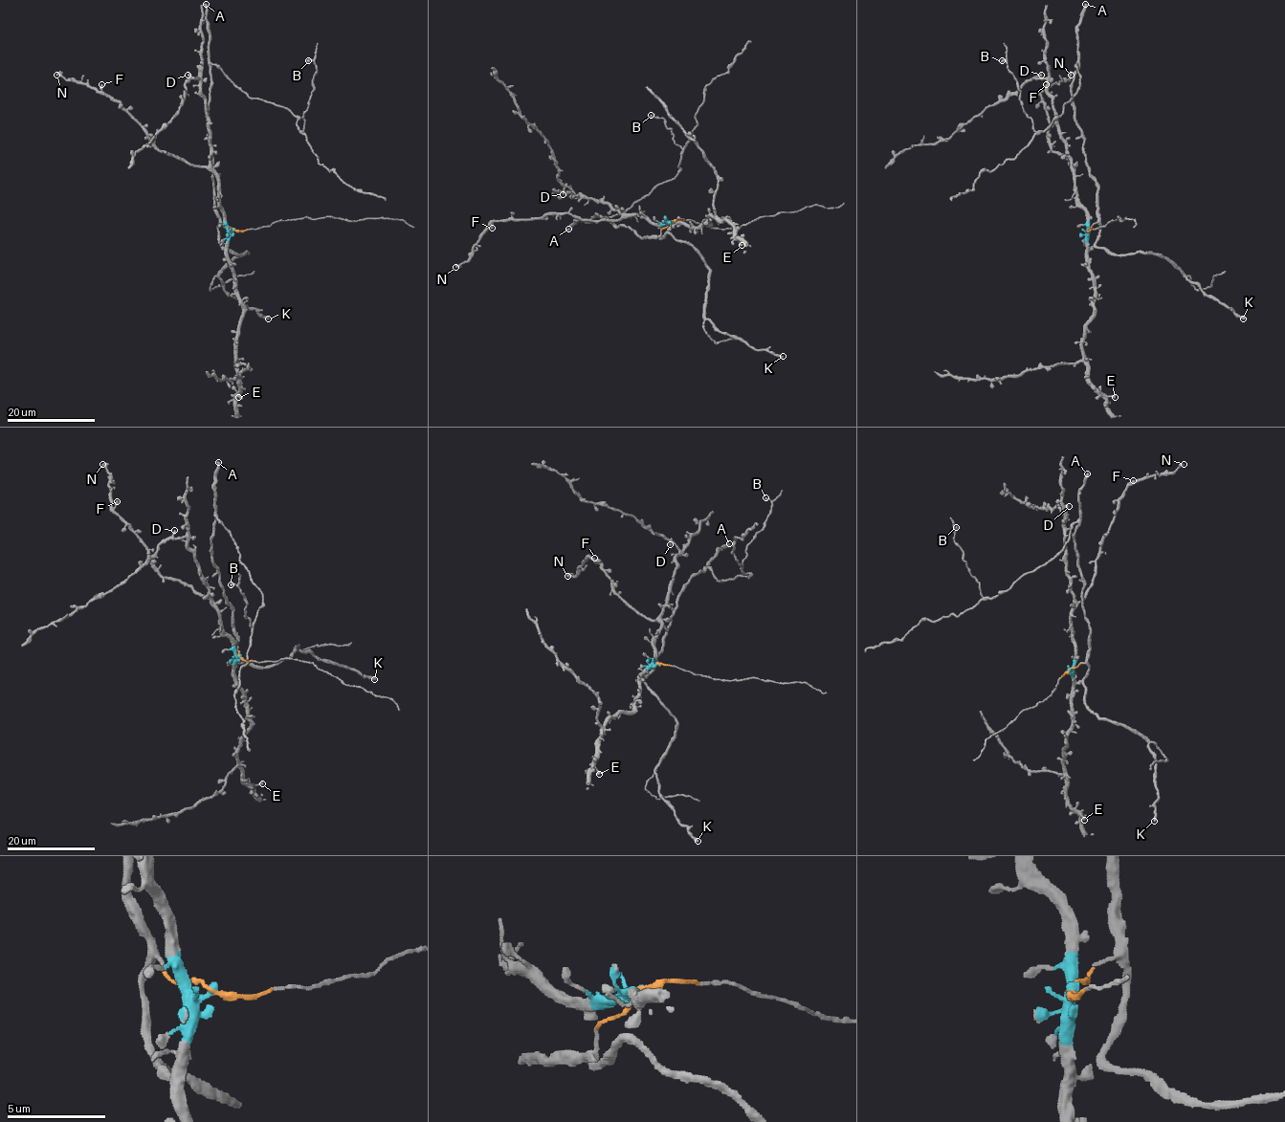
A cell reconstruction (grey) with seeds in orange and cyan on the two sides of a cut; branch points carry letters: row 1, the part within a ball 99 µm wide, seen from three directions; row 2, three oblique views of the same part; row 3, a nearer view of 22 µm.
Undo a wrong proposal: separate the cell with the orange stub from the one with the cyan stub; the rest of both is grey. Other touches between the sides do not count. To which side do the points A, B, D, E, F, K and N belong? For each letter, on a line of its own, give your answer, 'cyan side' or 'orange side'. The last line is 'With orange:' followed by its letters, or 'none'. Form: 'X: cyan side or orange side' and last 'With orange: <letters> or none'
A: orange side
B: orange side
D: cyan side
E: cyan side
F: cyan side
K: orange side
N: cyan side
With orange: A, B, K

